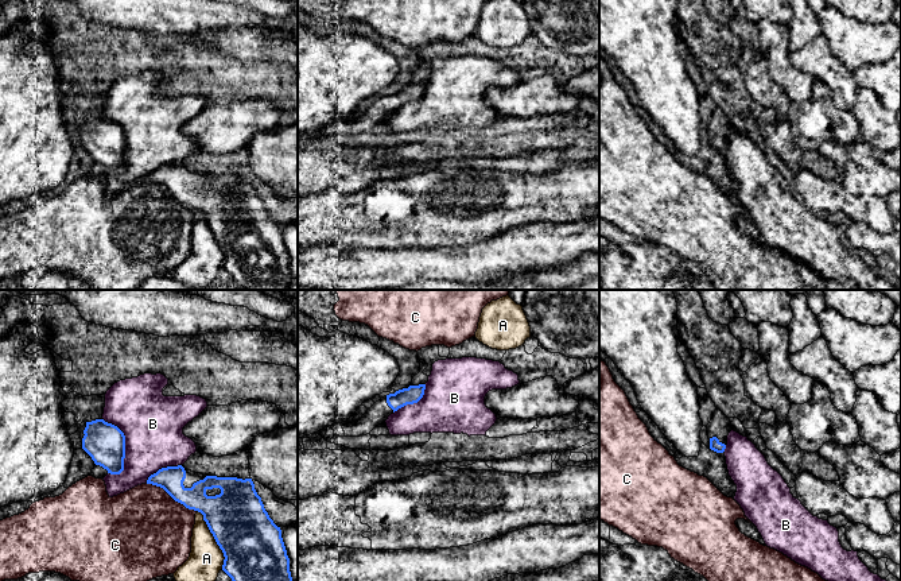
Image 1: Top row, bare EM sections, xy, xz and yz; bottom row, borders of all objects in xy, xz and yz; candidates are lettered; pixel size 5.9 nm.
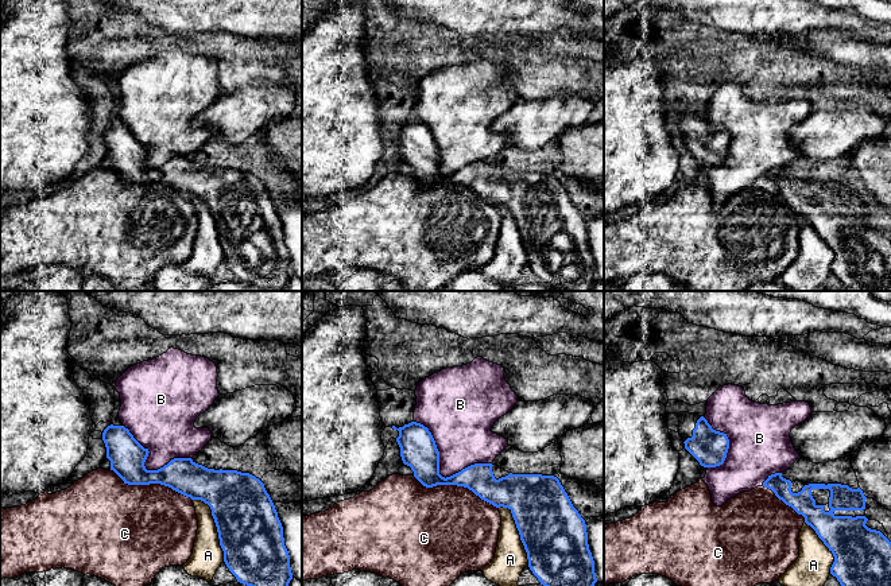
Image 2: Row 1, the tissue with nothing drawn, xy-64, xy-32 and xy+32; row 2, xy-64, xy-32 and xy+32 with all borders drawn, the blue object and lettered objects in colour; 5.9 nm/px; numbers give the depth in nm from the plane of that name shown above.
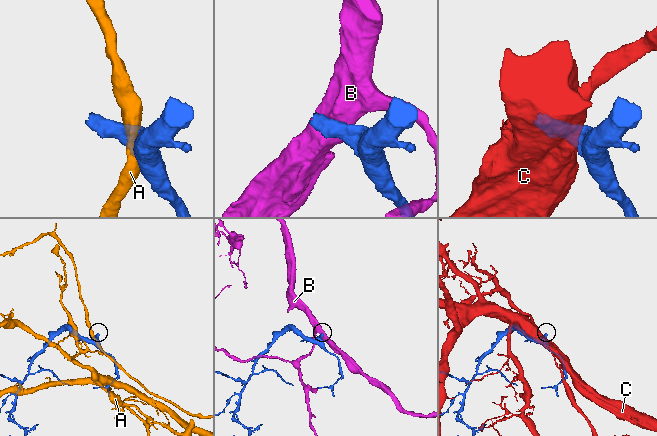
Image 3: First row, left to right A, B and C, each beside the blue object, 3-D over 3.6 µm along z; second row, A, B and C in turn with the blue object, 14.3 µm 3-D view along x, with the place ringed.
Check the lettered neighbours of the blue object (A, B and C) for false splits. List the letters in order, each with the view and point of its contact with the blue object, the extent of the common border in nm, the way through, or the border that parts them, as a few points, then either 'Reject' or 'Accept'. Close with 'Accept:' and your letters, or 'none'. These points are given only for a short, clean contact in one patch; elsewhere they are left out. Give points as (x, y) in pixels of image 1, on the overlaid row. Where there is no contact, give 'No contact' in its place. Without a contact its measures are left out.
A: Touches blue at xy (214, 538). Shared border 380 nm. Reject
B: Touches blue at xy (124, 444). Shared border 360 nm. Reject
C: Touches blue at xy (171, 496). Shared border 340 nm. Reject
Accept: none

